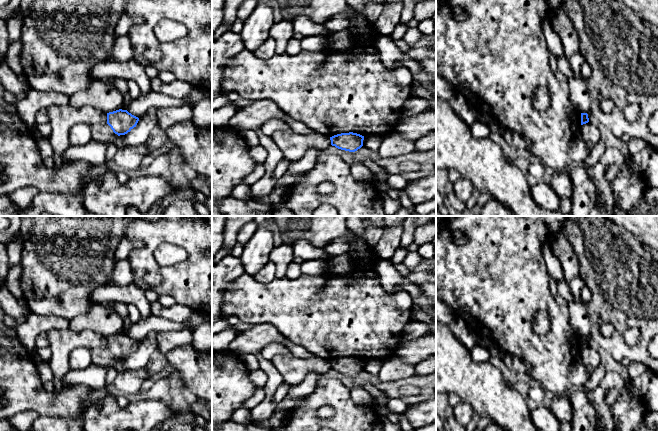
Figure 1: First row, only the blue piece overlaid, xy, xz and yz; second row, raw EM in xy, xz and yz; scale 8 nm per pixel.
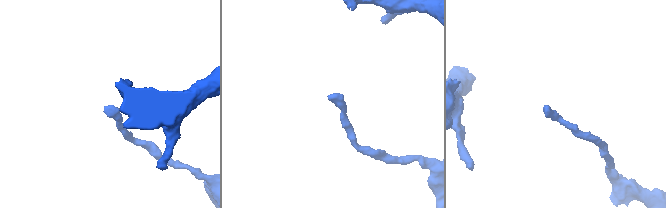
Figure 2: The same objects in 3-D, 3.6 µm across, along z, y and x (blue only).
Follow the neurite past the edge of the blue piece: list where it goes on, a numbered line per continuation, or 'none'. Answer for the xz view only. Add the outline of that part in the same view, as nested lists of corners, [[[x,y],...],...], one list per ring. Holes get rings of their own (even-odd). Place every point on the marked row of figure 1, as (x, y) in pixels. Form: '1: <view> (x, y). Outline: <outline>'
none

